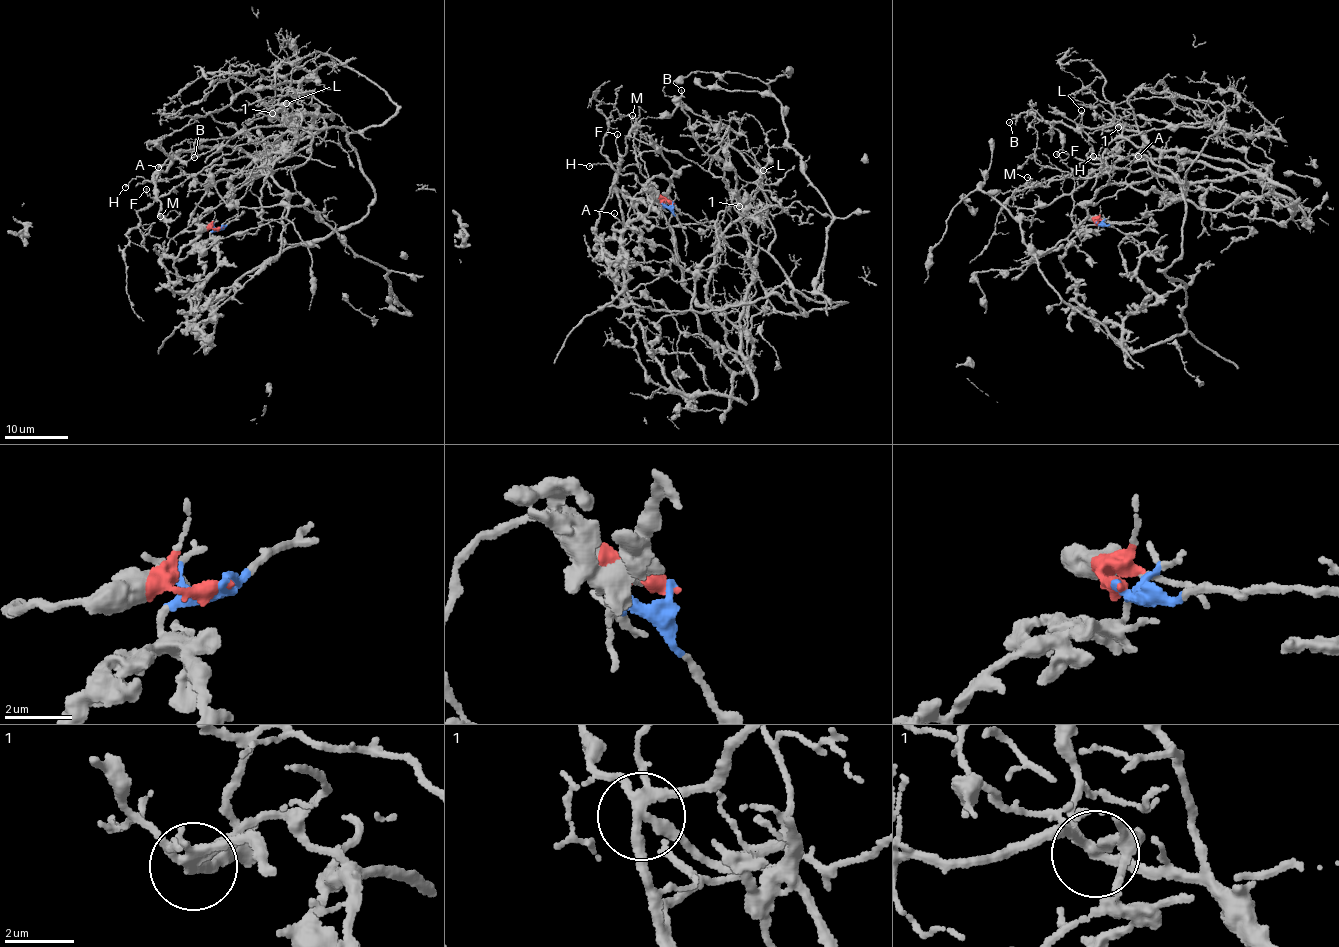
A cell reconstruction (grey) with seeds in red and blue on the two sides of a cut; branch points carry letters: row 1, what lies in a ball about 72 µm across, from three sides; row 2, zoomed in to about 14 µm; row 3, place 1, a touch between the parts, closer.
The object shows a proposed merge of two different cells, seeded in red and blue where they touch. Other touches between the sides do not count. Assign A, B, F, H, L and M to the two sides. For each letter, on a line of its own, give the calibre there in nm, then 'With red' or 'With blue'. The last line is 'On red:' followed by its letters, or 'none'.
A: Thickness 140 nm. With red
B: Thickness 120 nm. With red
F: Thickness 150 nm. With red
H: Thickness 140 nm. With red
L: Thickness 70 nm. With red
M: Thickness 190 nm. With red
On red: A, B, F, H, L, M

